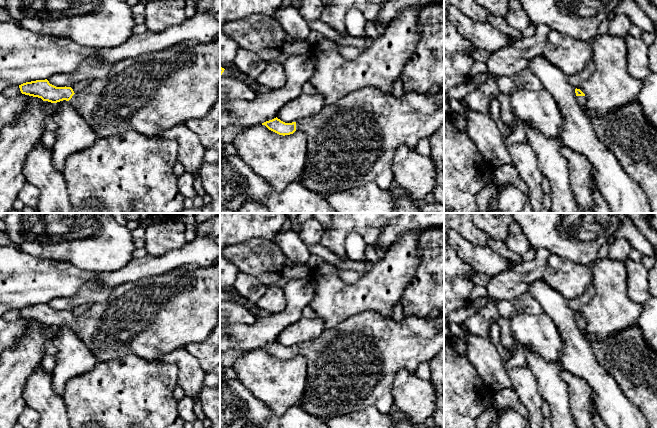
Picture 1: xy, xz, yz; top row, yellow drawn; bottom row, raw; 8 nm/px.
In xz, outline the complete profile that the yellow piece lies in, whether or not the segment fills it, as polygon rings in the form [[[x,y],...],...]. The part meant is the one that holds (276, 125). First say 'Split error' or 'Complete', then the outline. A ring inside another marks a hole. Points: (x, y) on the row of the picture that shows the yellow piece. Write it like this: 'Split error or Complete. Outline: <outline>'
Split error. Outline: [[[366,87],[353,91],[336,103],[325,105],[322,110],[298,122],[285,123],[277,117],[262,123],[269,130],[279,135],[290,135],[295,131],[302,131],[307,136],[307,158],[304,172],[299,182],[307,189],[326,197],[337,191],[351,190],[368,182],[377,184],[383,190],[394,189],[394,174],[391,162],[395,150],[406,145],[415,149],[416,145],[425,138],[429,138],[444,123],[444,105],[438,101],[439,93],[404,93],[400,98],[383,93],[377,88]]]

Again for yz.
Split error. Outline: [[[575,89],[578,104],[590,119],[598,139],[614,154],[627,175],[634,180],[644,192],[652,213],[657,213],[657,129],[646,119],[637,99],[617,108],[613,113],[599,116],[587,108],[585,94]]]

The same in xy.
Split error. Outline: [[[216,40],[208,44],[193,42],[181,43],[159,52],[142,54],[137,57],[121,60],[110,68],[110,71],[106,76],[92,80],[89,86],[79,93],[75,93],[71,87],[56,87],[50,84],[47,79],[26,82],[19,85],[19,88],[22,94],[38,97],[41,98],[43,101],[48,101],[51,103],[57,103],[63,100],[68,101],[78,110],[79,114],[83,117],[87,124],[96,132],[97,138],[106,138],[123,134],[128,129],[133,129],[147,137],[158,138],[160,137],[160,133],[165,130],[168,130],[177,125],[185,124],[191,119],[201,118],[205,116],[209,112],[213,104],[217,101],[218,93],[220,90],[220,40]]]

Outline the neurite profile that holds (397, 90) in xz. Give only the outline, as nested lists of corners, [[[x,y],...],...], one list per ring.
[[[397,79],[393,84],[391,95],[400,98],[404,93],[403,84],[400,79]]]

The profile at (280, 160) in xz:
[[[265,125],[250,126],[240,133],[233,142],[238,157],[251,170],[280,192],[289,184],[299,182],[307,158],[307,136],[302,131],[290,135],[279,135],[269,130]]]

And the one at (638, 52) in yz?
[[[625,36],[628,51],[628,72],[644,82],[652,73],[649,62],[649,47],[641,37]]]

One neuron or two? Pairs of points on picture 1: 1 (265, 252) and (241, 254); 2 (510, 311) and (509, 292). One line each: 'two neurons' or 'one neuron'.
1: one neuron
2: two neurons

